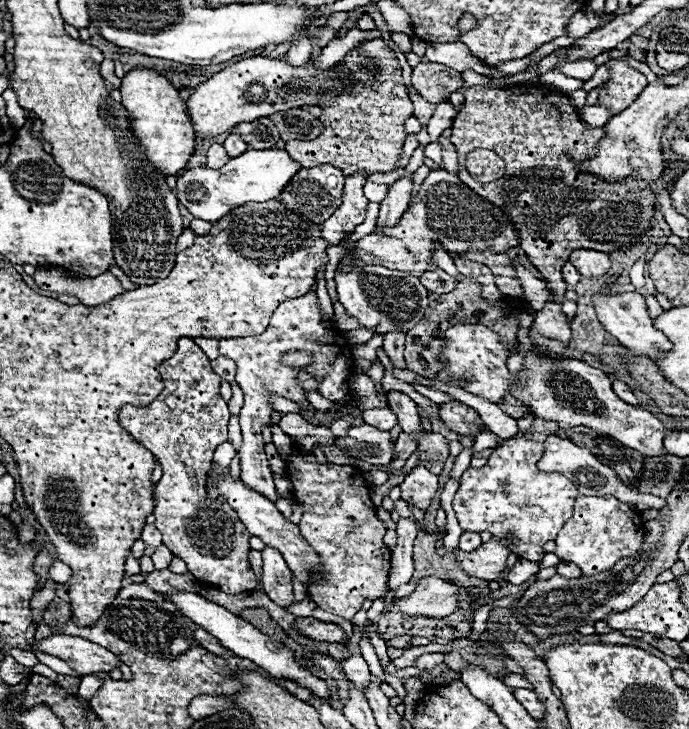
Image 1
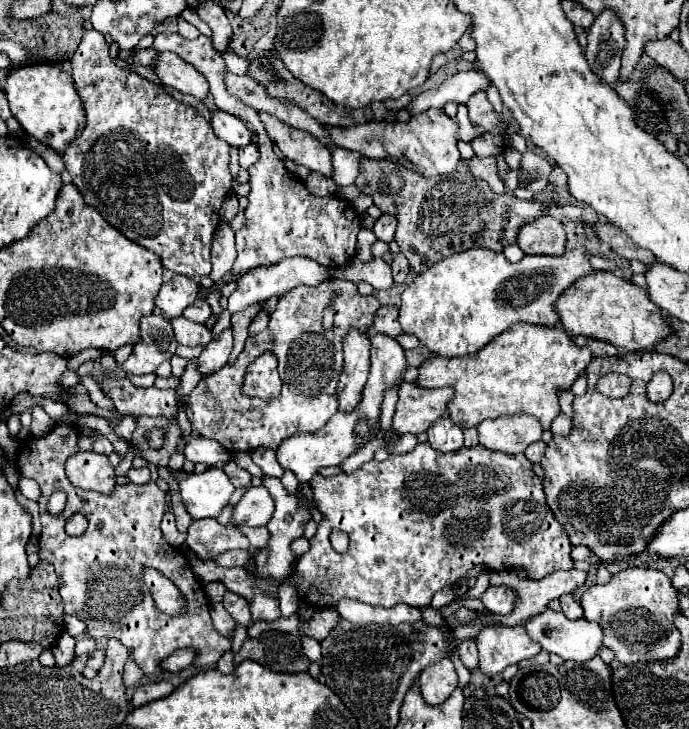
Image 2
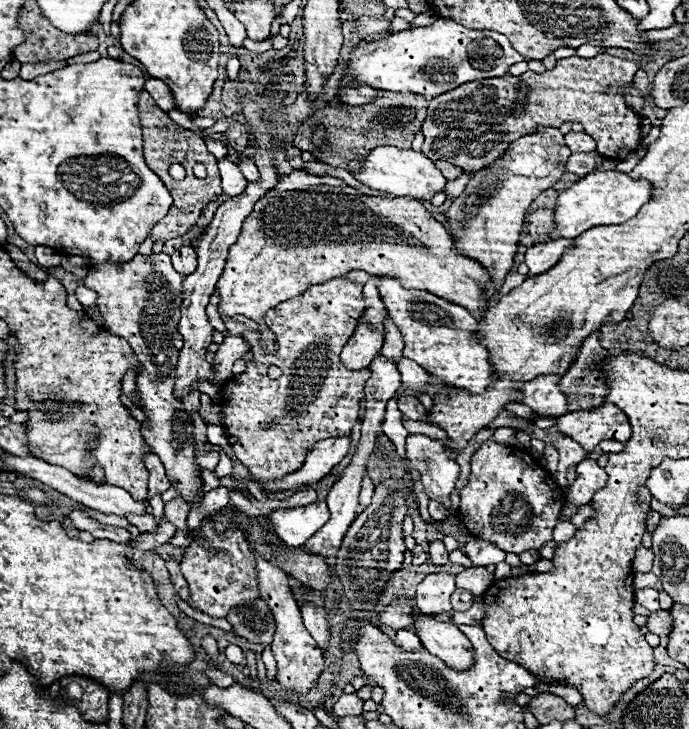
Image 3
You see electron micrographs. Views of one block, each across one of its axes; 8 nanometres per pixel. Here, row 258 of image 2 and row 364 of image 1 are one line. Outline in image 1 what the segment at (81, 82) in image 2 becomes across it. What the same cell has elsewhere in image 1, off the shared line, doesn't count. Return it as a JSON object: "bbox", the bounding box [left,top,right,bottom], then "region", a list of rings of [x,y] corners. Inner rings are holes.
{"bbox":[118,338,260,596],"region":[[[190,338],[178,340],[178,350],[174,352],[174,356],[160,364],[160,374],[166,388],[150,406],[146,408],[122,406],[118,414],[122,428],[128,430],[140,444],[144,444],[158,458],[164,470],[160,482],[156,484],[156,508],[154,508],[156,522],[154,524],[162,532],[164,544],[170,548],[170,552],[182,558],[188,564],[188,572],[194,574],[202,584],[210,584],[234,596],[256,590],[260,582],[256,580],[248,562],[250,534],[246,536],[246,526],[238,520],[238,514],[230,508],[230,504],[210,500],[206,492],[206,476],[210,472],[214,450],[218,444],[228,440],[230,412],[228,412],[226,400],[220,396],[220,376],[210,368],[210,360],[202,352],[202,348],[198,348]]]}

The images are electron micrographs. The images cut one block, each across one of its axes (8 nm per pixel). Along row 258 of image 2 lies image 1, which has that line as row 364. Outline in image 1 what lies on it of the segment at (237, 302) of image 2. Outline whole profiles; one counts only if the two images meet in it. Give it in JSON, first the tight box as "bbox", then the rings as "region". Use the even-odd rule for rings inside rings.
{"bbox":[282,352,313,368],"region":[[[286,352],[286,356],[282,356],[282,364],[290,364],[300,368],[313,362],[310,352]]]}

